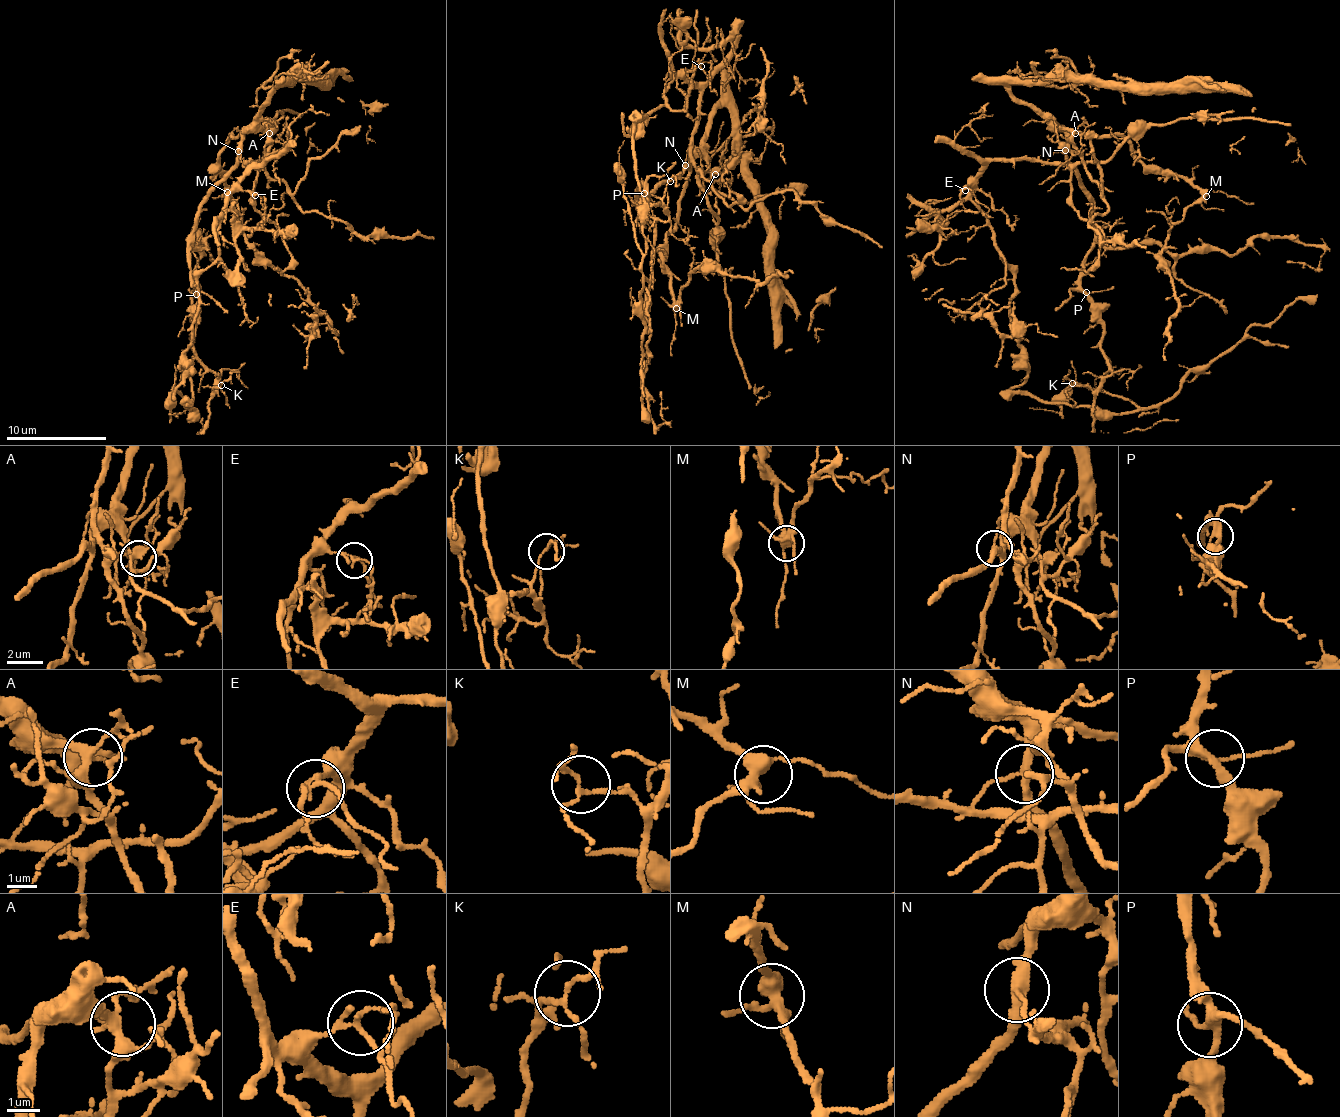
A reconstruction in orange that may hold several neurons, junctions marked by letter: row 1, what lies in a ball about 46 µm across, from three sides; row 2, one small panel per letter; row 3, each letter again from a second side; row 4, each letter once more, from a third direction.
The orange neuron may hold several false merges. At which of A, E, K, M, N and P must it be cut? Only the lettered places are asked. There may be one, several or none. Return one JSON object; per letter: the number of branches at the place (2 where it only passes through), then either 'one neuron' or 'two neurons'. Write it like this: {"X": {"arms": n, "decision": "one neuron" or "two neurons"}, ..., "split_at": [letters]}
{"A": {"arms": 4, "decision": "one neuron"}, "E": {"arms": 3, "decision": "one neuron"}, "K": {"arms": 3, "decision": "one neuron"}, "M": {"arms": 5, "decision": "one neuron"}, "N": {"arms": 3, "decision": "two neurons"}, "P": {"arms": 4, "decision": "one neuron"}, "split_at": ["N"]}

